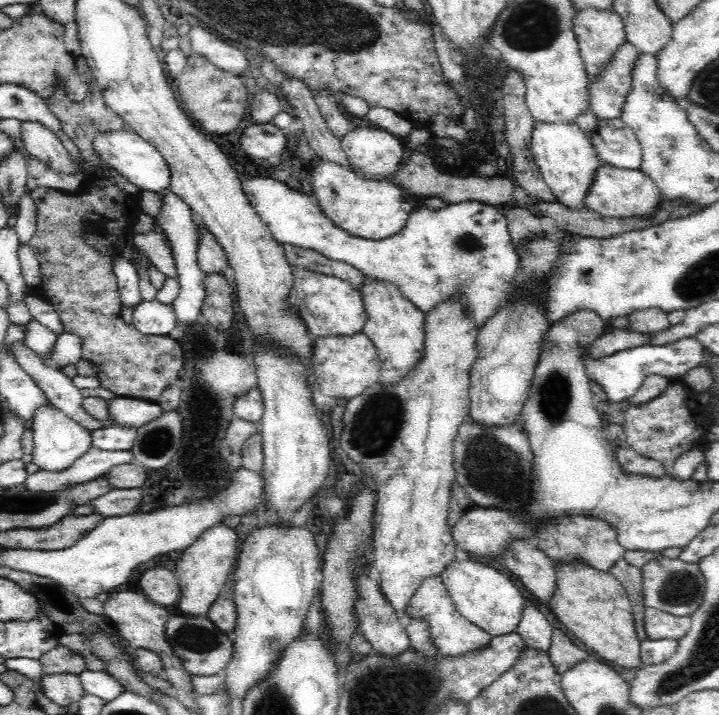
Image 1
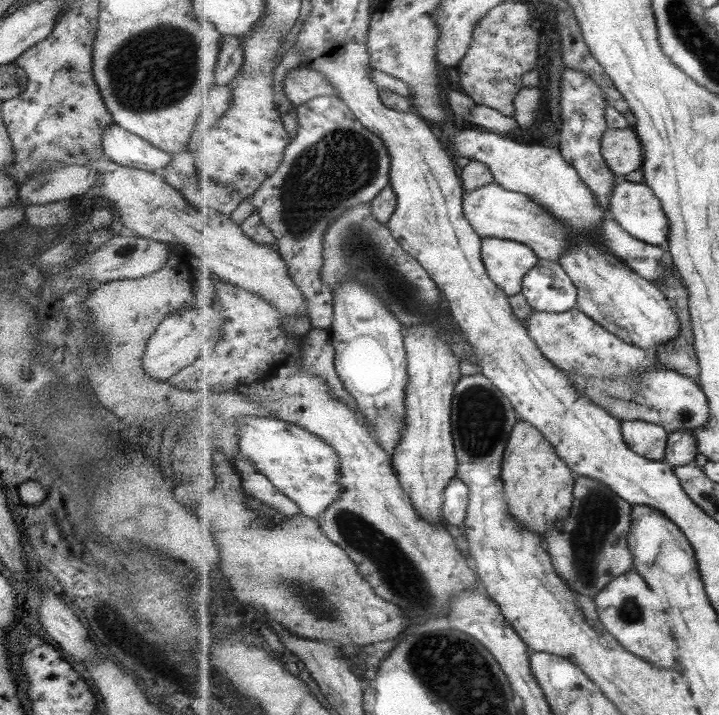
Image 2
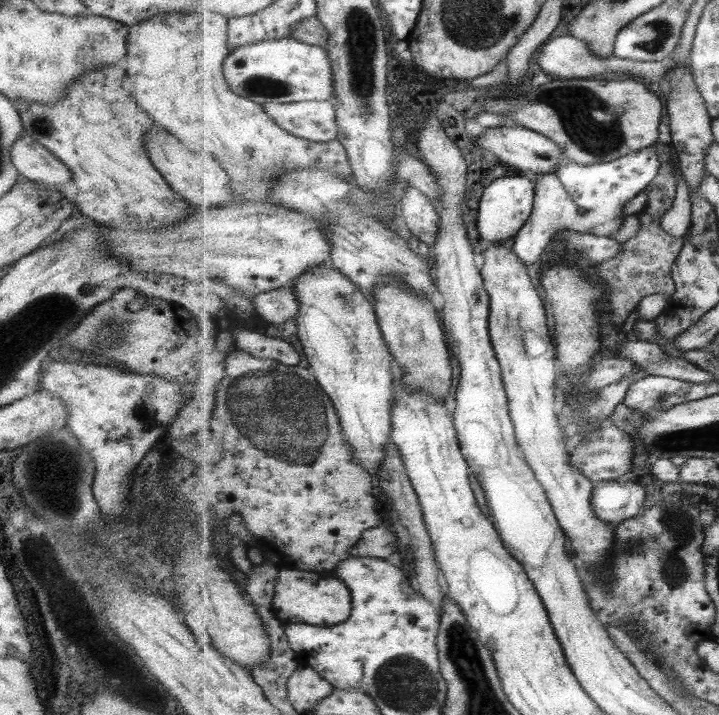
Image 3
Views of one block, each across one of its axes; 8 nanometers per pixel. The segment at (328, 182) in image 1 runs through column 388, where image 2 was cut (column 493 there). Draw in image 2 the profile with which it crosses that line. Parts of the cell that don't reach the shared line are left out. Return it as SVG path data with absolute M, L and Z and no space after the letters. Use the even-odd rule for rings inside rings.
M493 183L479 191L465 192L464 208L467 218L475 230L483 237L503 237L519 241L535 250L539 259L559 263L559 259L573 247L574 230L559 217L554 217L547 209L537 204L530 196L513 192Z

